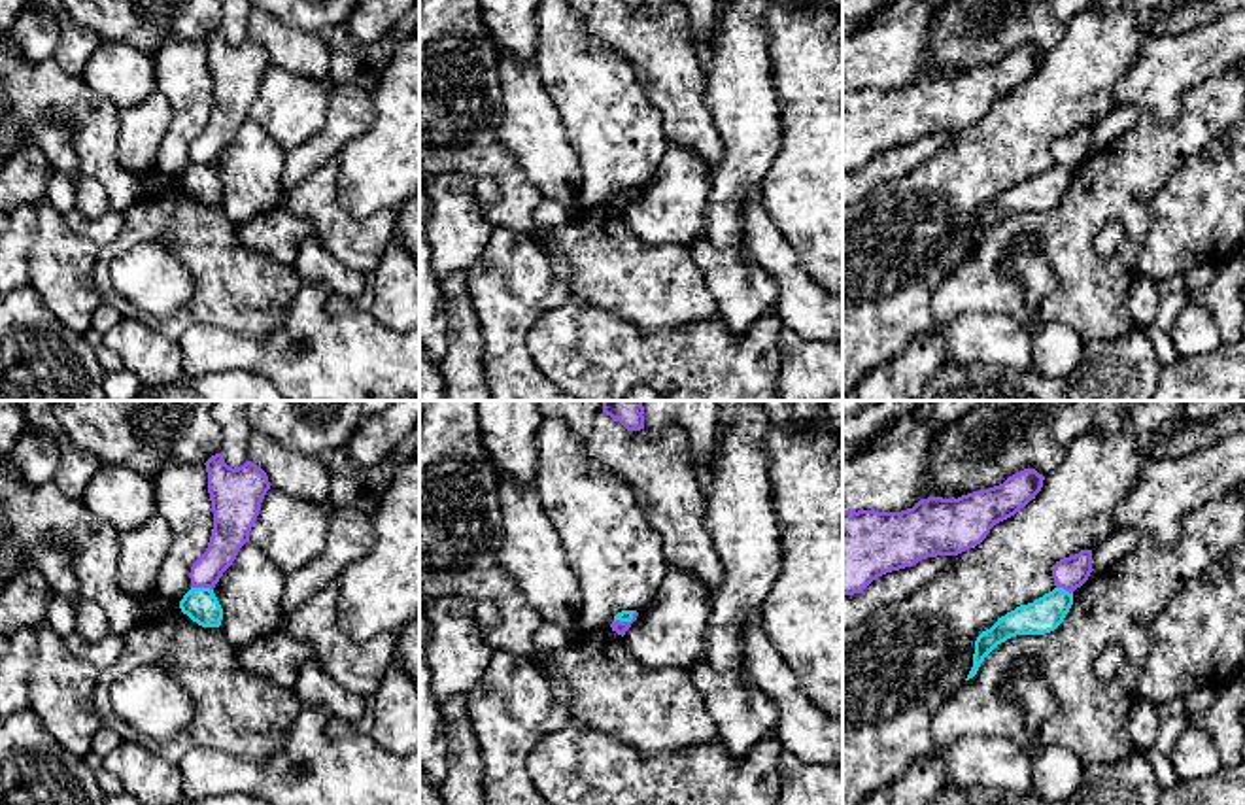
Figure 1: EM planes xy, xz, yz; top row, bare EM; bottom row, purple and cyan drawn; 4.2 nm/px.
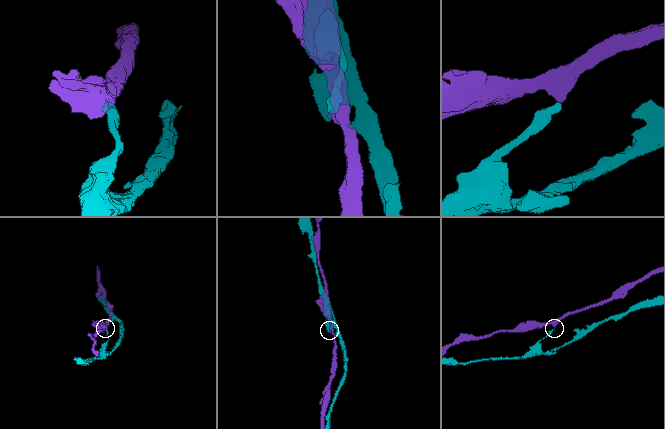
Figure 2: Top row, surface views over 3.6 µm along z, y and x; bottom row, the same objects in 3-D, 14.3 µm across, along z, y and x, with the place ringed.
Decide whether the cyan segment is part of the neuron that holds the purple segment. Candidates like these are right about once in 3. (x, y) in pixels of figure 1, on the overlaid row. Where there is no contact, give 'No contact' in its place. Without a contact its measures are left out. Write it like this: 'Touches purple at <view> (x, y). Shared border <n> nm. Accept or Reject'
Touches purple at xy (203, 586). Shared border 100 nm. Reject

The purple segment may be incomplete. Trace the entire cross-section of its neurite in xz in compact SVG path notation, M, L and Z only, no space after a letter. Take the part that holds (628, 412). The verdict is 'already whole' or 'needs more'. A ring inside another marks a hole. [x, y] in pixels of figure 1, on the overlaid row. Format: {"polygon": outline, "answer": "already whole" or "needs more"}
{"polygon": "M603 401L603 412L620 421L627 431L644 429L642 401Z", "answer": "already whole"}

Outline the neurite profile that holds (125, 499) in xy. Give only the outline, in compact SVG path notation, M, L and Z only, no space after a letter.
M100 465L81 503L117 533L130 531L157 514L153 480L127 467Z

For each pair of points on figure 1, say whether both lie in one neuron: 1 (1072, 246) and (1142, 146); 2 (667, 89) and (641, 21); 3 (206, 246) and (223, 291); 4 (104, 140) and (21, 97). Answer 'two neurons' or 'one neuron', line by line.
1: one neuron
2: one neuron
3: one neuron
4: one neuron

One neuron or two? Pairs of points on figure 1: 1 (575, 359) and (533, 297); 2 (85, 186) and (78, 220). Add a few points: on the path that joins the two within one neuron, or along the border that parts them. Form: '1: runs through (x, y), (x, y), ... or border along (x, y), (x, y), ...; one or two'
1: border along (571, 297), (531, 327), (529, 354); two
2: border along (74, 206), (91, 218), (99, 218), (108, 208); two

